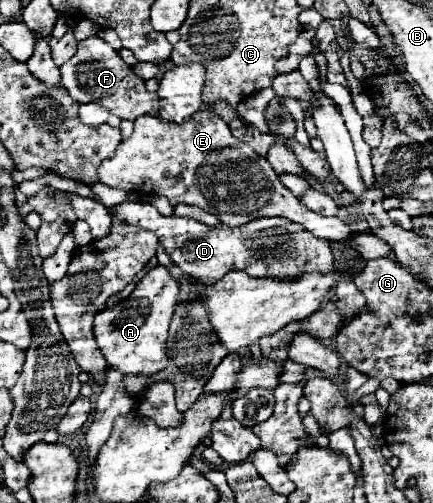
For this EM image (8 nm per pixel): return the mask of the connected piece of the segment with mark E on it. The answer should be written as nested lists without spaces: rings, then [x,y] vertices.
[[[201,109],[181,125],[151,115],[139,117],[133,135],[119,143],[115,155],[103,161],[97,173],[99,181],[109,187],[143,193],[147,197],[165,195],[171,205],[197,205],[215,213],[219,221],[229,227],[241,227],[257,217],[285,217],[303,225],[319,239],[351,243],[365,261],[379,257],[397,261],[393,249],[373,233],[359,233],[351,227],[351,221],[343,217],[323,217],[301,205],[301,201],[273,173],[269,161],[257,155],[247,143],[233,137],[229,125],[221,117],[215,117],[211,109]]]

